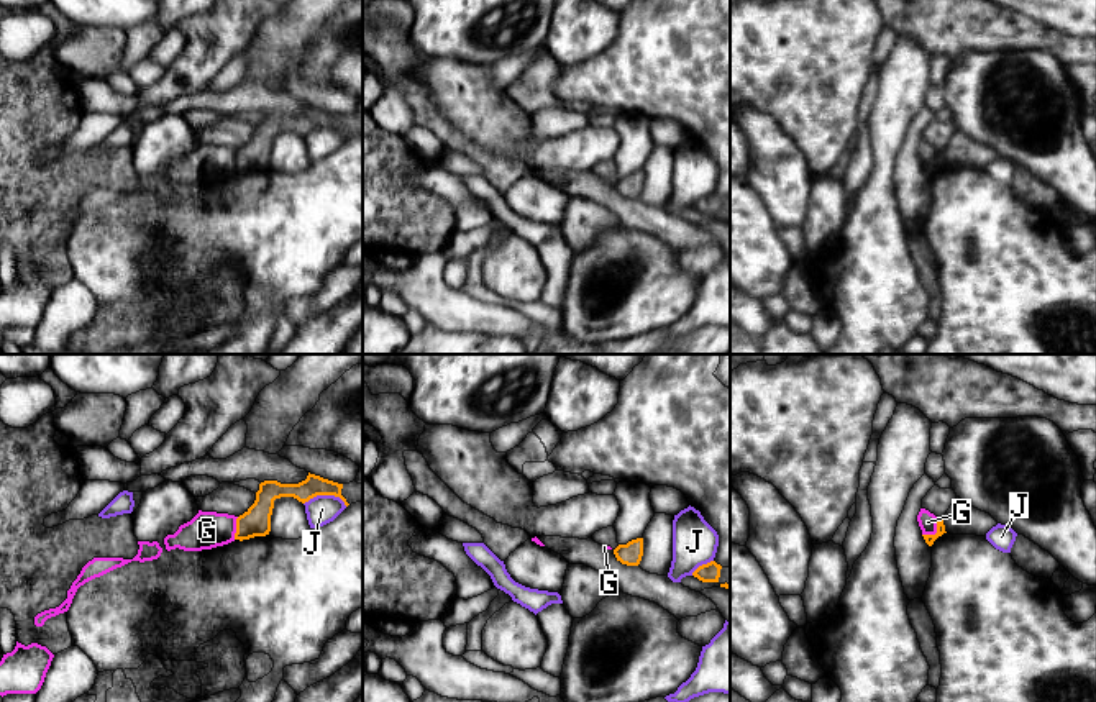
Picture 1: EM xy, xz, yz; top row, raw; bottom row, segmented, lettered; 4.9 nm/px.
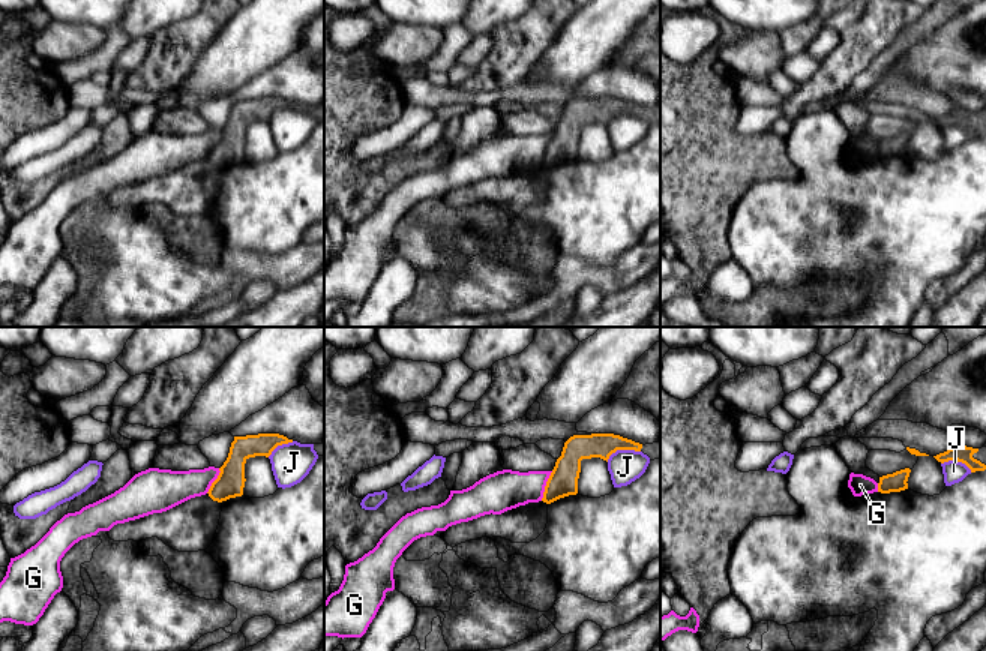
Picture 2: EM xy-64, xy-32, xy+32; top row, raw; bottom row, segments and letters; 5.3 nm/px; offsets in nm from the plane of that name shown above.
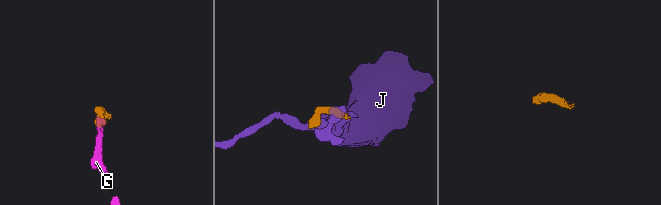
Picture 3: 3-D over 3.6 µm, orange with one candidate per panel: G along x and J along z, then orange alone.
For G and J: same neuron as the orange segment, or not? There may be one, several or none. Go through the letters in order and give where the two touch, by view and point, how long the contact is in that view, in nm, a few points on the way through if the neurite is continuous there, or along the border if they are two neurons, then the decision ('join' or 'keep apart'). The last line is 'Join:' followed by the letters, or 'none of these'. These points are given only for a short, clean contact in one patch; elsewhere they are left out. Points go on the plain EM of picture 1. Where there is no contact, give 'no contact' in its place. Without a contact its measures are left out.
G: meets orange in yz at (937, 164); contact 120 nm long; border along yz (939, 151), (937, 163), (922, 168); keep apart
J: meets orange in xy at (325, 127); contact 220 nm long; border along xy (304, 136), (317, 128), (337, 128), (347, 138); keep apart
Join: none of these

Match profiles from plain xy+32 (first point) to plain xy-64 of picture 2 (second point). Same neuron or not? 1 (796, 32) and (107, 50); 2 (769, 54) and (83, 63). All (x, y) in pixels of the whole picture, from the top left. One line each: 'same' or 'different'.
1: same
2: different

